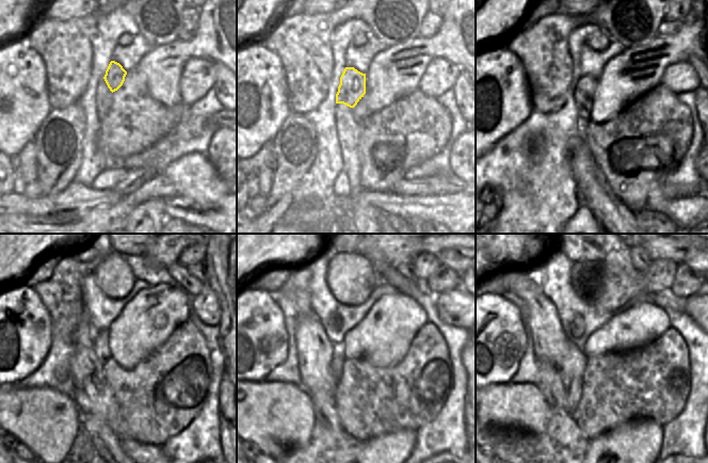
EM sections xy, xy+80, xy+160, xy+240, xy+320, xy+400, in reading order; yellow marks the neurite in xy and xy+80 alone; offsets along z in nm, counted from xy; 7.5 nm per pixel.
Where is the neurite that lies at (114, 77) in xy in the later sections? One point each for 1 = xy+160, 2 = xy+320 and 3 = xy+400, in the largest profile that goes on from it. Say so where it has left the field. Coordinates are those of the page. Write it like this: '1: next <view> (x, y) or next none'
1: next xy+160 (584, 91)
2: next xy+320 (338, 357)
3: next xy+400 (574, 387)

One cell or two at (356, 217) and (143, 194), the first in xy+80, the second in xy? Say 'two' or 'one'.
two

